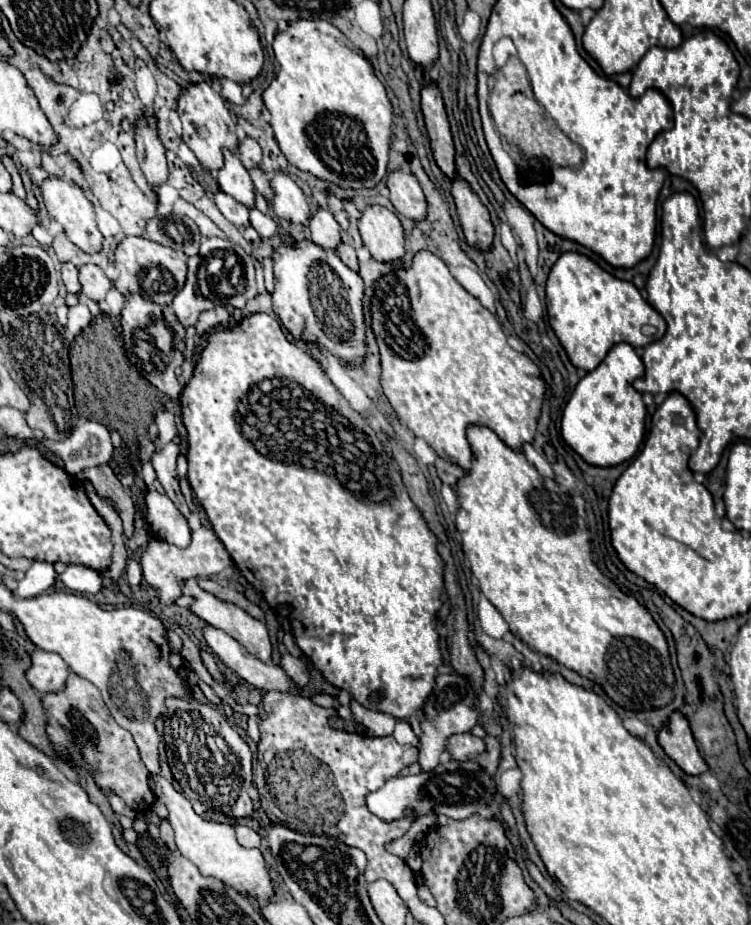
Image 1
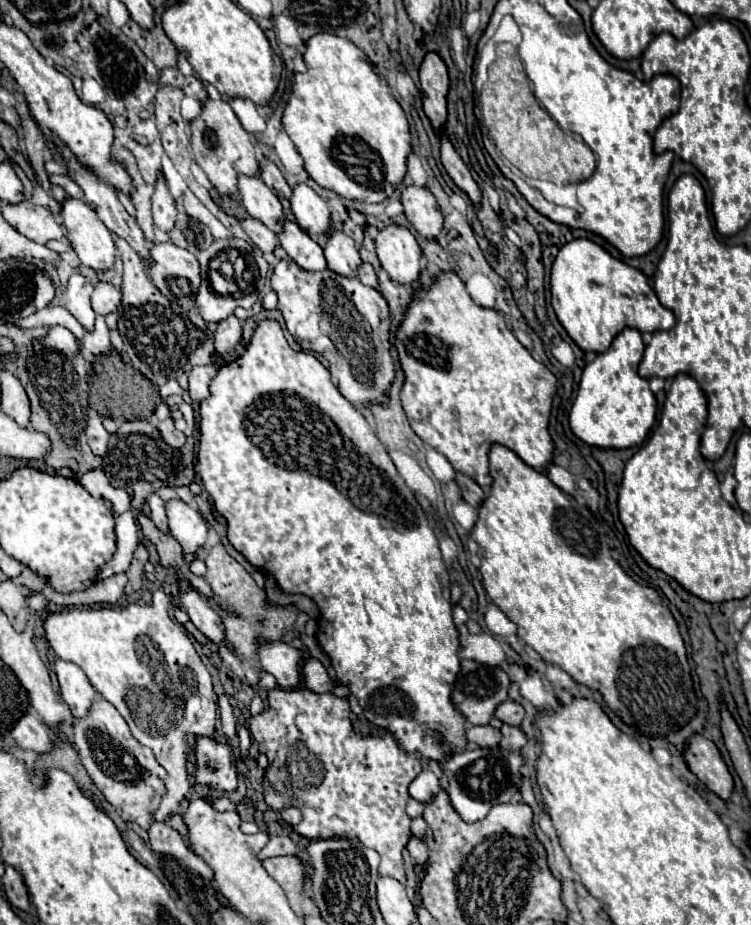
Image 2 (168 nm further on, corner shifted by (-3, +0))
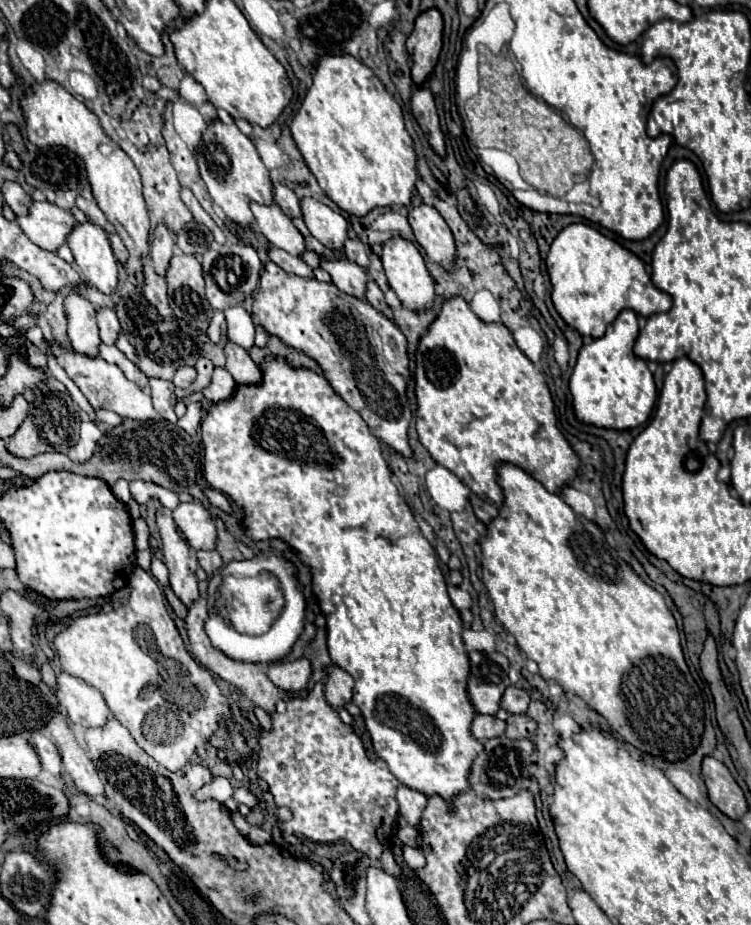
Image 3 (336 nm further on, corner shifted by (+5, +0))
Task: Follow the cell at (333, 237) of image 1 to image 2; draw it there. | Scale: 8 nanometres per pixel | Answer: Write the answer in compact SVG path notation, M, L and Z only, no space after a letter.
M333 230L329 234L325 246L325 258L329 262L329 270L333 270L335 274L357 278L361 258L355 248L355 242L351 242L351 238L347 238L347 234L343 234L341 230Z

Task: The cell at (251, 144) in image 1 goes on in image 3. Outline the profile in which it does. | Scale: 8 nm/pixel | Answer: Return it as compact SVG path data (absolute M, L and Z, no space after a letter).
M273 184L273 200L275 200L275 204L281 206L281 210L283 210L289 218L301 216L299 198L295 196L295 192L293 192L287 184Z

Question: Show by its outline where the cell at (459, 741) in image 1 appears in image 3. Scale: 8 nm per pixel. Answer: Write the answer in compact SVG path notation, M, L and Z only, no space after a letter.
M477 714L473 718L473 724L471 724L471 732L473 732L473 736L477 740L501 736L503 730L505 730L505 722L503 720L497 720L493 716L481 716L481 714Z

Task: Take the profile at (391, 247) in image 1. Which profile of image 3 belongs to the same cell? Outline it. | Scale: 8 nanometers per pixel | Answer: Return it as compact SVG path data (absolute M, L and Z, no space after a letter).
M393 236L393 238L385 240L385 244L381 246L381 264L383 264L385 276L389 280L389 286L395 290L395 294L403 302L403 306L407 306L411 310L431 308L431 302L435 296L433 280L431 280L431 274L425 266L423 256L419 254L419 250L415 248L413 242L405 240L401 236Z

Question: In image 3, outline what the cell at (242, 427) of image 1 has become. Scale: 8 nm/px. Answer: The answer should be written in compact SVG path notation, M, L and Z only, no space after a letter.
M273 354L263 358L263 362L259 364L259 370L261 370L261 382L239 384L231 398L209 404L207 414L201 422L201 440L203 440L203 450L205 450L203 476L211 488L223 492L241 508L241 512L243 512L241 526L243 526L243 532L247 538L251 538L255 542L279 538L297 552L297 558L305 566L309 566L311 582L313 582L311 588L313 588L313 594L319 598L321 612L325 614L325 620L327 620L329 656L331 656L333 664L347 670L355 678L353 704L359 706L359 710L365 718L365 726L371 734L377 756L387 762L387 766L397 776L397 780L409 788L425 792L427 796L439 794L443 798L451 798L457 792L469 790L467 776L471 770L471 762L483 750L483 744L479 740L475 740L469 730L471 720L475 716L473 706L467 698L469 658L465 654L465 646L461 640L461 630L463 630L461 618L449 600L447 584L439 570L439 558L435 554L435 548L421 534L411 508L405 504L403 496L399 494L397 486L393 484L389 466L387 466L381 446L379 446L379 440L371 434L365 420L351 406L347 406L347 402L343 398L339 398L339 394L335 394L331 384L323 376L315 374L313 370L295 368L283 356L273 356Z

